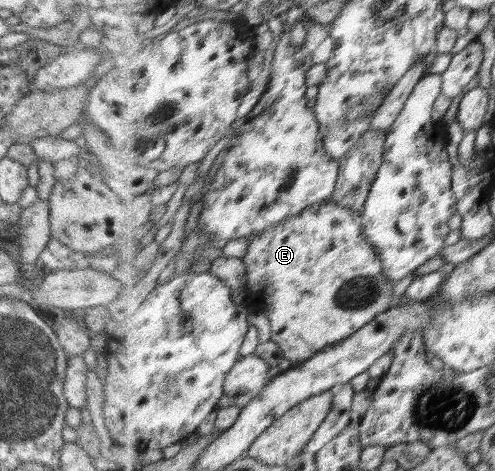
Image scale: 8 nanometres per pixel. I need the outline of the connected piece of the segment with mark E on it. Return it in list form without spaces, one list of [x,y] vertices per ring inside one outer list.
[[[332,200],[326,203],[320,203],[310,206],[303,213],[296,217],[288,218],[287,221],[279,223],[276,228],[269,228],[265,233],[260,234],[252,241],[247,256],[243,260],[248,266],[247,288],[261,302],[262,312],[272,320],[273,338],[272,340],[279,343],[283,349],[285,358],[292,360],[296,364],[307,362],[310,358],[319,354],[322,350],[333,346],[337,342],[348,340],[355,333],[360,332],[364,326],[376,320],[380,314],[389,312],[399,299],[395,296],[395,283],[390,281],[384,273],[384,260],[378,255],[374,244],[365,235],[364,214],[353,210],[351,207],[335,204]]]

